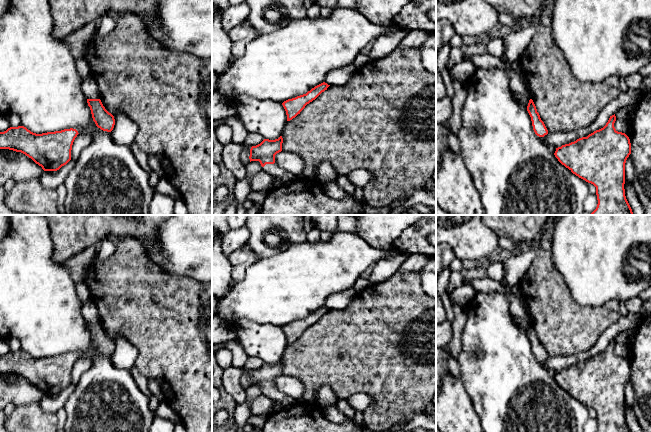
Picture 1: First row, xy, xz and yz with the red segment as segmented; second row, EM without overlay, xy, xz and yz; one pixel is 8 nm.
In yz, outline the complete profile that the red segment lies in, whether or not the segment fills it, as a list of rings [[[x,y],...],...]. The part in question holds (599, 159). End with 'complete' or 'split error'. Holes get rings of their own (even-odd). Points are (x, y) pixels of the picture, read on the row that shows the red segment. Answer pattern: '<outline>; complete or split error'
[[[614,114],[603,128],[556,148],[554,153],[558,161],[573,174],[596,187],[598,204],[590,215],[633,215],[624,189],[625,163],[631,154],[631,143],[625,133],[615,129],[615,121]]]; complete

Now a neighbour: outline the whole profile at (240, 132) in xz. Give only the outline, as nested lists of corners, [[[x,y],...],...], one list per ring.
[[[236,114],[235,116],[231,116],[226,118],[226,124],[232,129],[233,131],[233,143],[243,144],[244,140],[248,134],[247,129],[245,128],[242,120]]]

